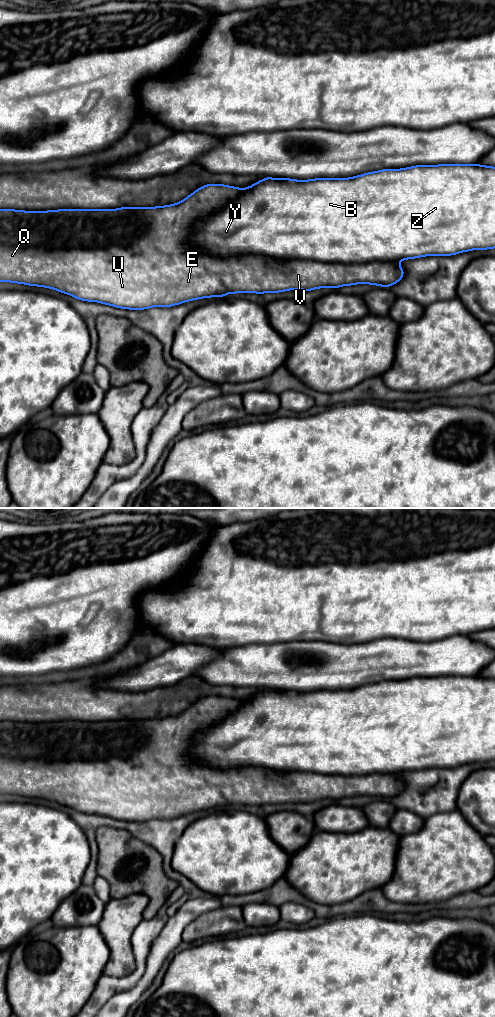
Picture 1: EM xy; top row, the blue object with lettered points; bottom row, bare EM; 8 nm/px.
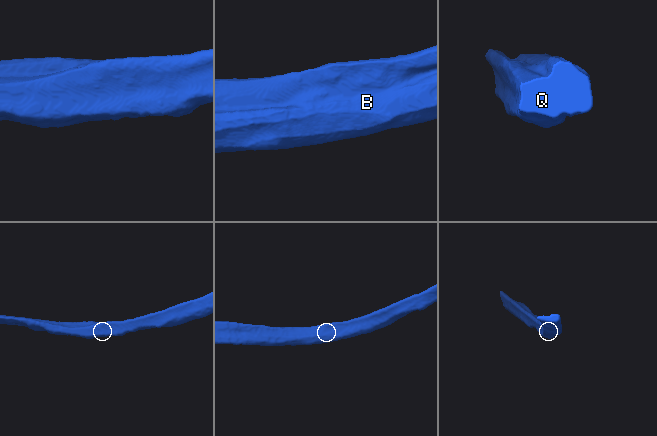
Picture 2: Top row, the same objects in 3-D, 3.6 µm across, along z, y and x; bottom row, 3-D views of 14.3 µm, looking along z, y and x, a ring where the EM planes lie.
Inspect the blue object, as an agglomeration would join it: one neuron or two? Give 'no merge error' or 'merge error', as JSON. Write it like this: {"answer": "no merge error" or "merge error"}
{"answer": "merge error"}

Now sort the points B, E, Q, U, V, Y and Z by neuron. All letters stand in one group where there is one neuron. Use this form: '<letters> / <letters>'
B Y Z / E Q U V

